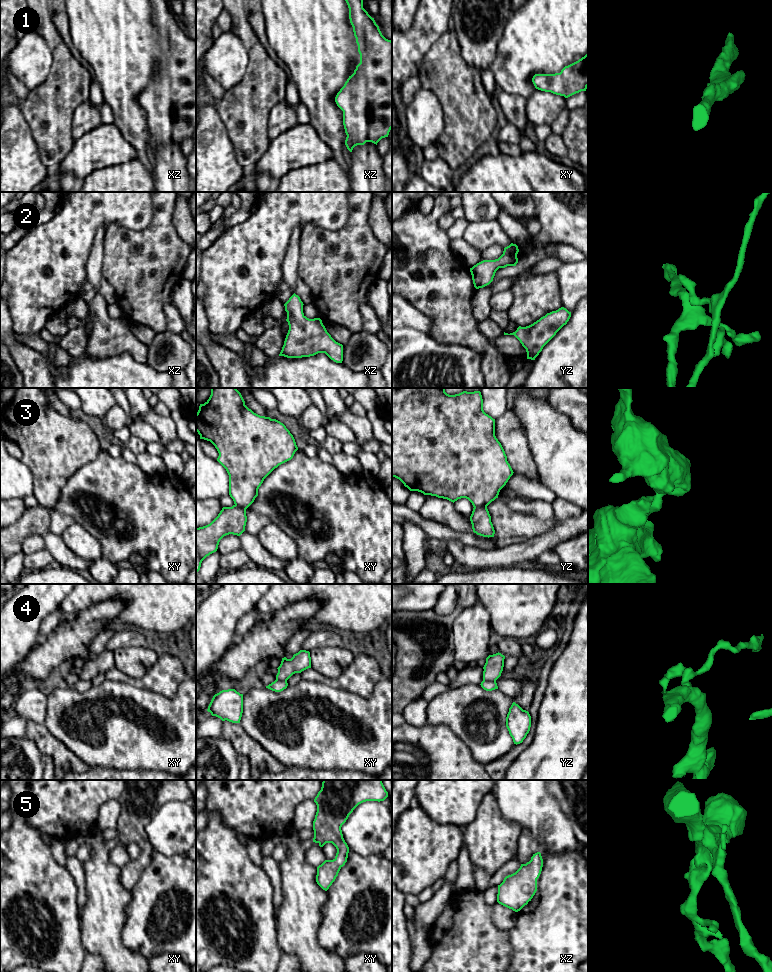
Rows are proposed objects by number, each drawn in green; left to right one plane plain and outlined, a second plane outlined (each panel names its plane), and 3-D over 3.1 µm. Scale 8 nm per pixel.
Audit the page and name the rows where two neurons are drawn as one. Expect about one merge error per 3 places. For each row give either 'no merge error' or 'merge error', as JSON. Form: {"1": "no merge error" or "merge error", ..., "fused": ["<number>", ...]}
{"1": "no merge error", "2": "no merge error", "3": "merge error", "4": "merge error", "5": "no merge error", "fused": ["3", "4"]}

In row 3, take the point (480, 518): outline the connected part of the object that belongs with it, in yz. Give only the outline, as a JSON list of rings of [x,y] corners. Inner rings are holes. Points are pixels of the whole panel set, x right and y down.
[[[474,507],[470,521],[474,533],[483,537],[494,537],[495,530],[487,507]]]

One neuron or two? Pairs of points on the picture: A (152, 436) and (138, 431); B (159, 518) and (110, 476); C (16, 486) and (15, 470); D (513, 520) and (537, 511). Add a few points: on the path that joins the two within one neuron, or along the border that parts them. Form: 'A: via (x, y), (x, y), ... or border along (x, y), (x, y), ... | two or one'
A: via (149, 434), (141, 431) | one
B: via (147, 513), (122, 488) | one
C: via (16, 482), (15, 474) | one
D: border along (506, 504), (518, 512), (540, 519), (550, 519) | two

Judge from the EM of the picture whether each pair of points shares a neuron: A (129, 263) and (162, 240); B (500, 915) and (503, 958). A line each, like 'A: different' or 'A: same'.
A: same
B: different

